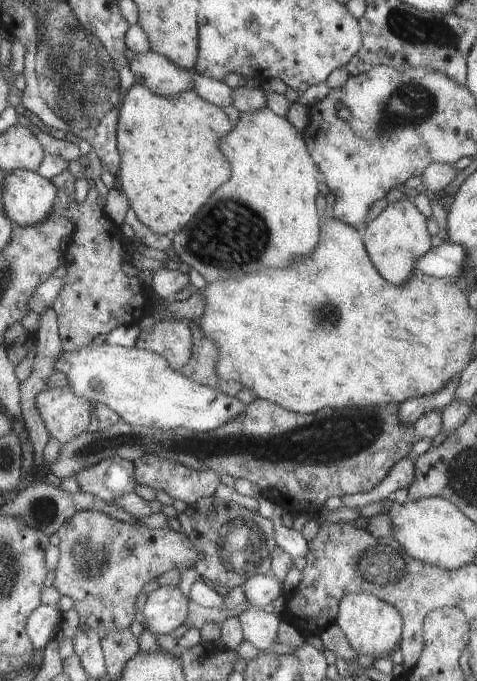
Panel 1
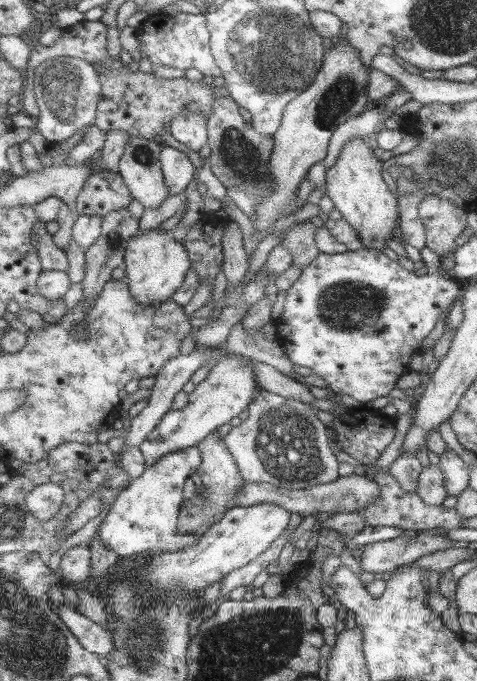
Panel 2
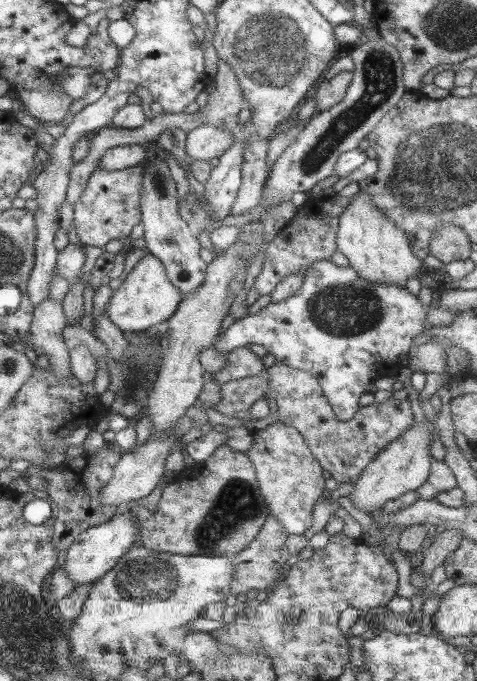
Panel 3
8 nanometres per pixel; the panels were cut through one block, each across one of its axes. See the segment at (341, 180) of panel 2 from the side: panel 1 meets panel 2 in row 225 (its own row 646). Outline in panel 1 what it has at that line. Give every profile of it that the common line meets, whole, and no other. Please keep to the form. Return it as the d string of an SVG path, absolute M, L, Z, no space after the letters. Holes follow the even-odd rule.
M367 592L345 594L337 606L334 622L343 630L349 646L357 654L376 659L381 654L389 655L389 652L393 652L393 646L399 642L399 634L402 634L402 615L396 606L391 606Z

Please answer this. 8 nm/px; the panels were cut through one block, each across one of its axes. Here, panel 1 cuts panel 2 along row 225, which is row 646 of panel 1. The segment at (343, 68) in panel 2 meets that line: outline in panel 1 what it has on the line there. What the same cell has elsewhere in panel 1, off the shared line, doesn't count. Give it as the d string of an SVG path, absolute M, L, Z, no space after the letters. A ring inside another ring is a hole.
M262 607L245 608L235 616L241 624L242 637L259 650L267 651L277 636L280 618L275 613L267 613Z

